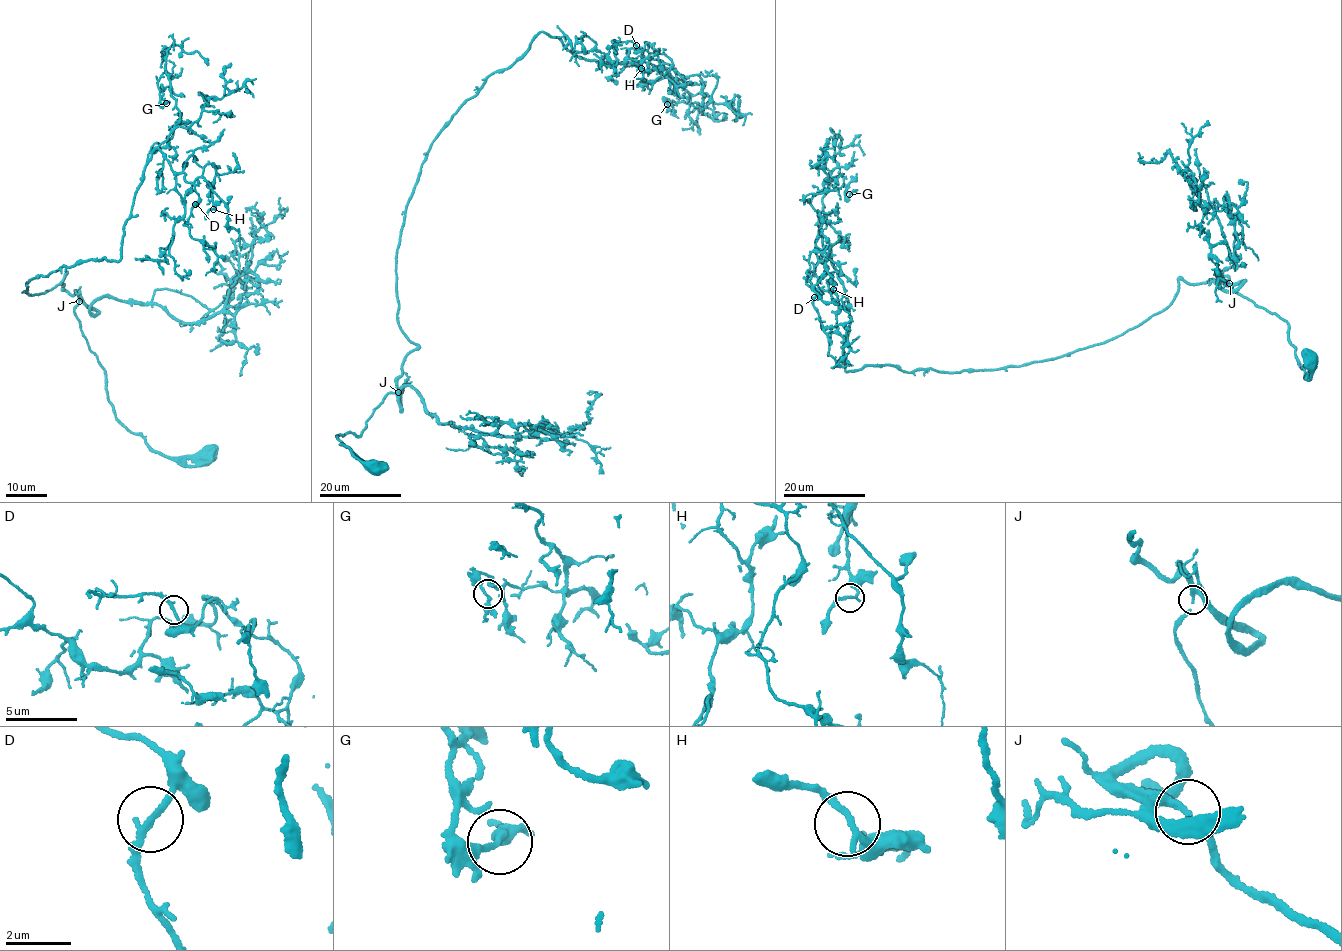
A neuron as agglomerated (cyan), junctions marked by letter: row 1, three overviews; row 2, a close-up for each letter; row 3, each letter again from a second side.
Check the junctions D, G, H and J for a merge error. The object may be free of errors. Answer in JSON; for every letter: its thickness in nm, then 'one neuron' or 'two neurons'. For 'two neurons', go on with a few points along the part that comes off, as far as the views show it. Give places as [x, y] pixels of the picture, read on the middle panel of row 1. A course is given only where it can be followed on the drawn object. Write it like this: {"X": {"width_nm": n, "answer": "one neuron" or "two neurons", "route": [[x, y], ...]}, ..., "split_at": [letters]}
{"D": {"width_nm": 200, "answer": "one neuron"}, "G": {"width_nm": 220, "answer": "one neuron"}, "H": {"width_nm": 190, "answer": "one neuron"}, "J": {"width_nm": 200, "answer": "one neuron"}, "split_at": []}

